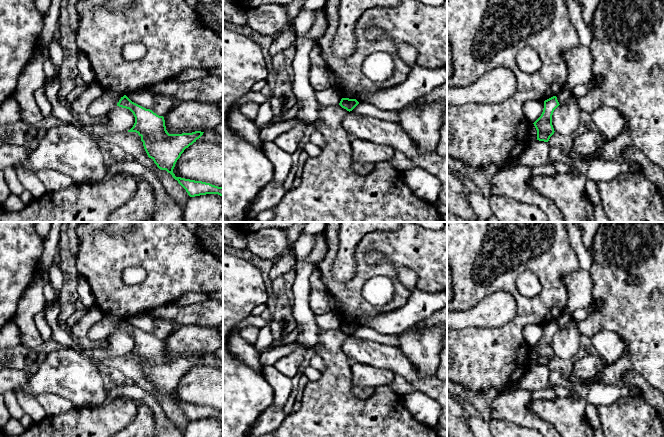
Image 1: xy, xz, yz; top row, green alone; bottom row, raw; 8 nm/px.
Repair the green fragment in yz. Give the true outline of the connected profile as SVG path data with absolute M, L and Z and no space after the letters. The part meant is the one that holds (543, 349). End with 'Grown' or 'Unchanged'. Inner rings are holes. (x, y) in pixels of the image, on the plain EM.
M556 320L544 325L544 333L541 340L533 347L537 354L537 364L548 366L554 358L552 349L552 339L554 334L559 330Z. Unchanged

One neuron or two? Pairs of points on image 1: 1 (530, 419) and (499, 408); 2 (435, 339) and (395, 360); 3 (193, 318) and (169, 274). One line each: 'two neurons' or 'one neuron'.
1: one neuron
2: two neurons
3: two neurons

